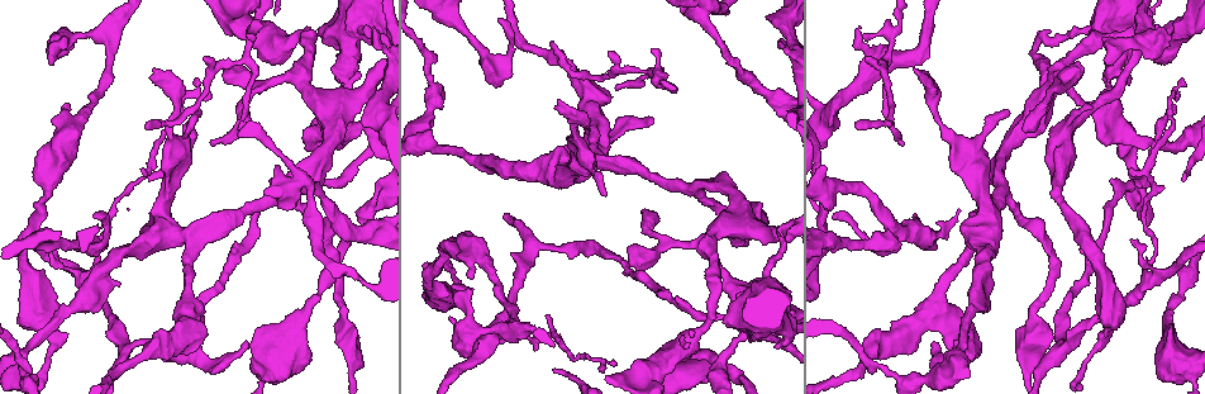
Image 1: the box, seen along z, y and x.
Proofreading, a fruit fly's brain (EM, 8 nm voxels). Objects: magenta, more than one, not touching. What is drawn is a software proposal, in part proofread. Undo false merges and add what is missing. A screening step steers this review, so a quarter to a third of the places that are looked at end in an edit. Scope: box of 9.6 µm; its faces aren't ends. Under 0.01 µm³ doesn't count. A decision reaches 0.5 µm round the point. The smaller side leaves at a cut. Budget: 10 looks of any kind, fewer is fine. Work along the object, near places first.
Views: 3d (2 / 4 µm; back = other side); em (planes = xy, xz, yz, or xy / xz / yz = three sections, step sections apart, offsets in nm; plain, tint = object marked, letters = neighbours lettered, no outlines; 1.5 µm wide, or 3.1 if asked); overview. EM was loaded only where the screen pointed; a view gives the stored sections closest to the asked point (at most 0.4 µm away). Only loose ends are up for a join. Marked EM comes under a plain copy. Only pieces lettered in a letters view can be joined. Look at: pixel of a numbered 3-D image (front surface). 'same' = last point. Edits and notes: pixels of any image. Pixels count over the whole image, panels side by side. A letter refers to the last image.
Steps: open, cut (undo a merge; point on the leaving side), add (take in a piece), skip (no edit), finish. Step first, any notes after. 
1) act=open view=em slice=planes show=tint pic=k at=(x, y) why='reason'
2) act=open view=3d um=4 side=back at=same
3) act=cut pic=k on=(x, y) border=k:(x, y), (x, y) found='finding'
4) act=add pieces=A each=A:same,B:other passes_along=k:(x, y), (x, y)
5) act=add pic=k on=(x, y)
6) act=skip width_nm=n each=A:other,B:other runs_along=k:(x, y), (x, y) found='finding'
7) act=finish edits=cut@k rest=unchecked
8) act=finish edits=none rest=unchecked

act=open view=em slice=planes show=letters pic=1 at=(1132, 138)

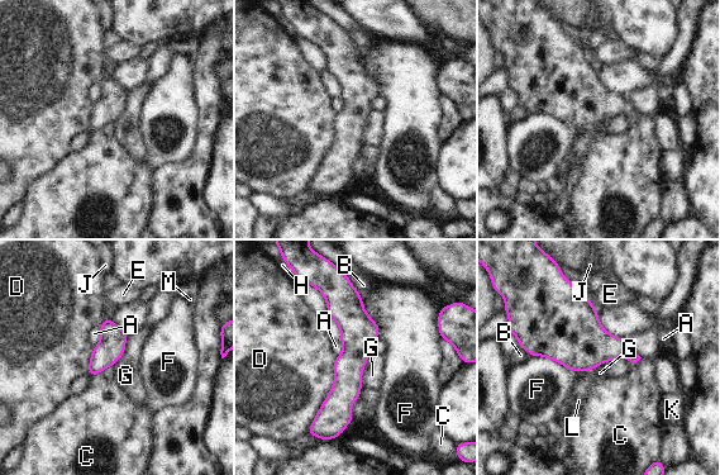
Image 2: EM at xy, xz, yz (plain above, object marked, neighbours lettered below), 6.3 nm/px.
act=skip each=A:other,B:other,C:other,D:other,E:other,F:other,G:other,H:other,J:other,K:other,L:other,M:other border=2:(128, 335), (124, 352), (113, 366) found='continuous, no second neuron'

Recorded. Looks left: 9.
act=open view=em slice=planes show=letters pic=1 at=(362, 223) why='free end'

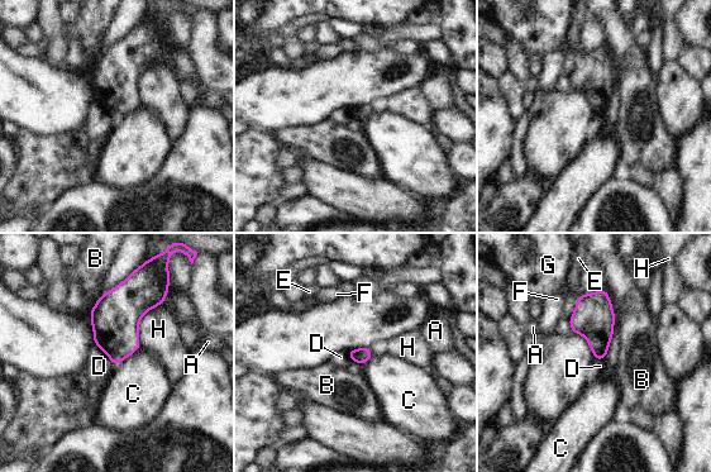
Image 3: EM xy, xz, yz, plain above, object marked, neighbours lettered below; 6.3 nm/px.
act=skip longest_contact=H:340nm each=A:other,B:other,C:other,D:other,E:other,F:other,G:other,H:other border=3:(95, 344), (114, 365) found='no lettered piece goes on from it'

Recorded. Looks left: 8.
act=open view=3d um=2 pic=1 at=(1184, 178) why='branch stops here'

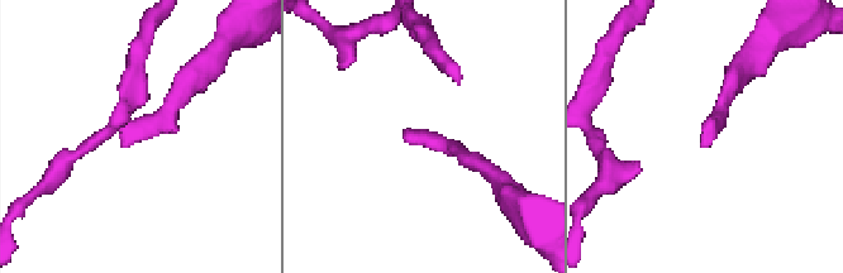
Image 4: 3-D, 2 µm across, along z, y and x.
act=open view=em slice=xz step=8 show=letters pic=4 at=(123, 142)

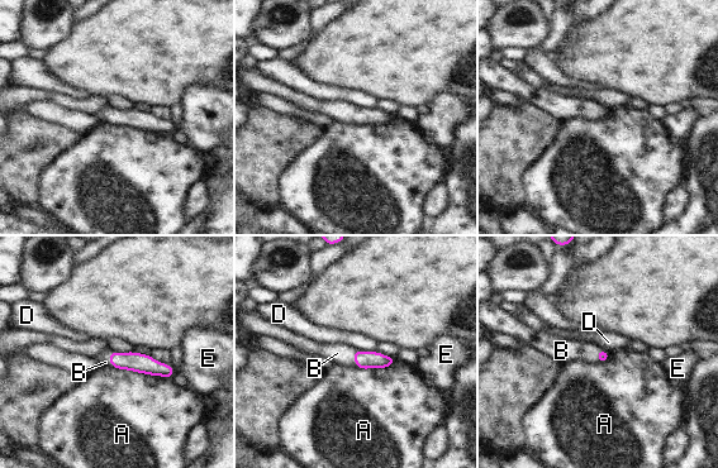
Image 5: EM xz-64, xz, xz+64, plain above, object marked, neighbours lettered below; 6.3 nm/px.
act=add pieces=B each=A:other,B:same,D:other,E:other passes_along=5:(364, 359), (353, 358), (337, 353) found='the neuron continues'

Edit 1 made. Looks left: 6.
act=open view=em slice=planes show=letters pic=1 at=(1084, 111) why='thin arm on a thick one'

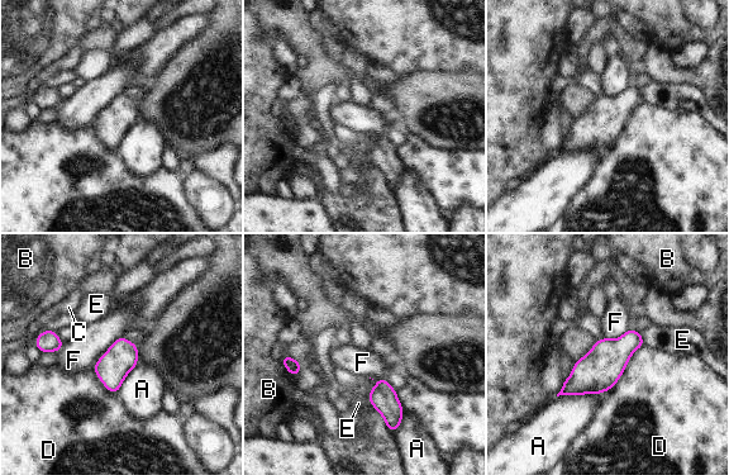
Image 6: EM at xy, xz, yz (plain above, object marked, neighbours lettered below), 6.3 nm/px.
act=skip width_nm=200 each=A:other,B:other,C:other,D:other,E:other,F:other border=6:(120, 336), (91, 369) found='continuous, no second neuron'

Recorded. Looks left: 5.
act=finish edits=add@5 rest=unchecked

